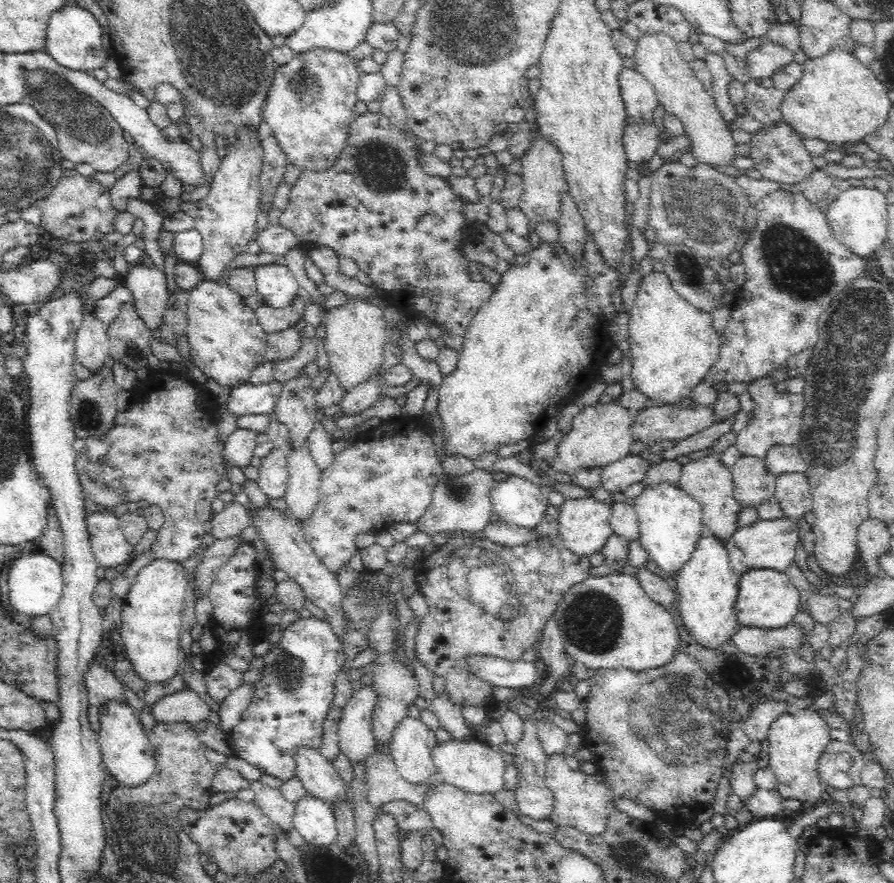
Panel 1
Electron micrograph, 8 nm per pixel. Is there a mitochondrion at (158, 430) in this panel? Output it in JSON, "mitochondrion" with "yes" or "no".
{"mitochondrion":"no"}

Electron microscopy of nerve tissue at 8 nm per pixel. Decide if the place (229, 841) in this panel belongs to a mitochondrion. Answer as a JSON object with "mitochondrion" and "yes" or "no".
{"mitochondrion":"yes"}

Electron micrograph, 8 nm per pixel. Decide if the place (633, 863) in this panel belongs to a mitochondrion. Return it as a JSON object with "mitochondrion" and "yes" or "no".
{"mitochondrion":"yes"}

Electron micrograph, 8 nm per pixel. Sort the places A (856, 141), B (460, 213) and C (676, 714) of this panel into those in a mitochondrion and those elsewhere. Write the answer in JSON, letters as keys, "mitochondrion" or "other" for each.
{"A":"other","B":"other","C":"mitochondrion"}

